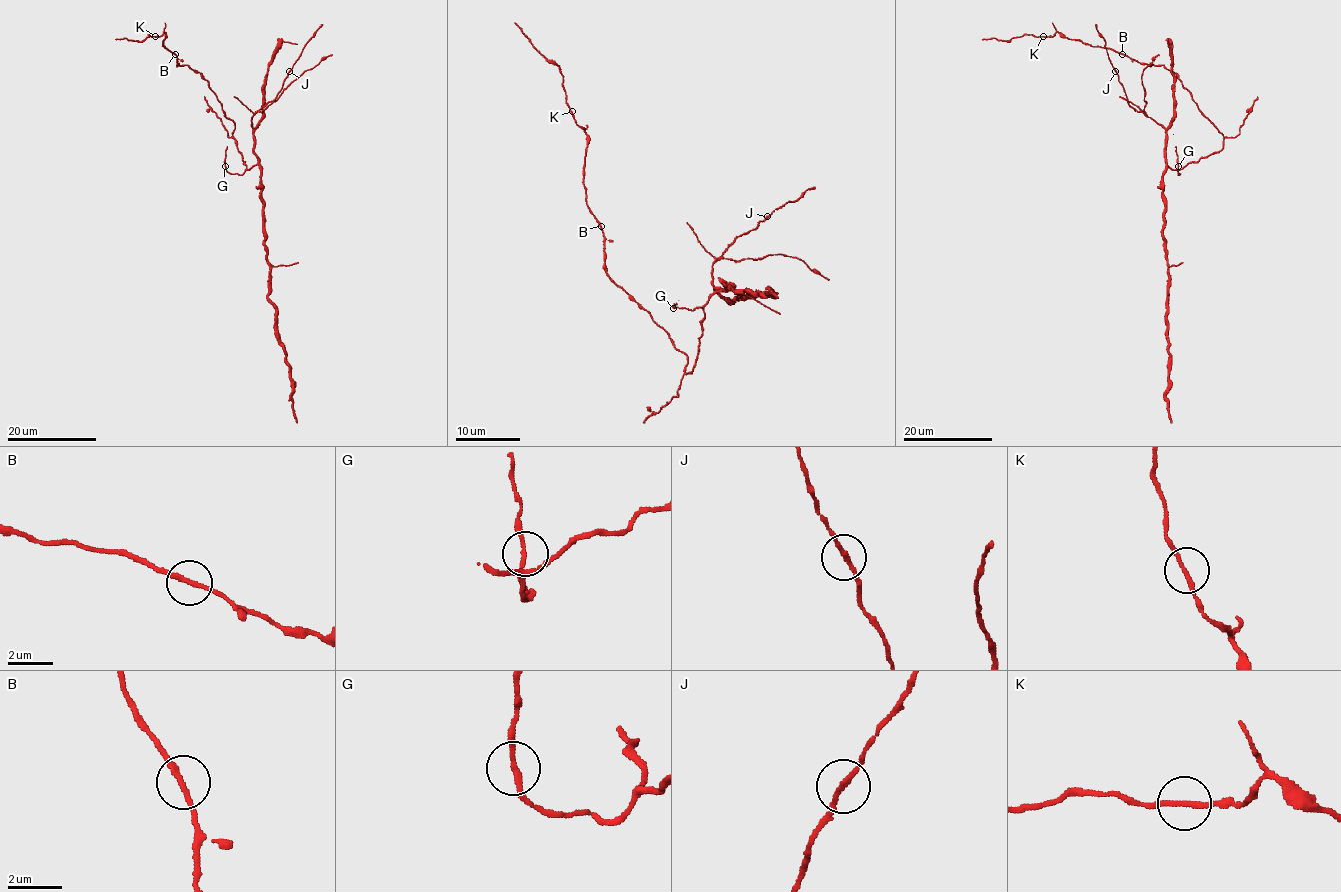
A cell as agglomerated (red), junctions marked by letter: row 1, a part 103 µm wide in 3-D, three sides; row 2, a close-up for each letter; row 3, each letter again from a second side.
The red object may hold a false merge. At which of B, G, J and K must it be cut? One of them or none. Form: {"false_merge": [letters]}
{"false_merge": []}

